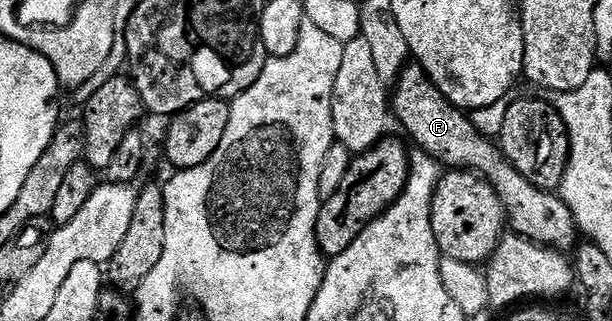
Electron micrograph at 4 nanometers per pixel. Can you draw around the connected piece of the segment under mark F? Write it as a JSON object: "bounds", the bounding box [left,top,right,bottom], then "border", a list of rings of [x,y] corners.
{"bounds":[390,64,581,252],"border":[[[409,64],[405,67],[394,83],[390,103],[394,121],[403,125],[404,132],[419,145],[416,147],[422,153],[428,154],[444,167],[470,170],[491,183],[514,233],[539,246],[550,246],[552,250],[571,252],[576,249],[581,231],[573,212],[563,203],[562,197],[550,190],[537,188],[524,174],[517,172],[502,149],[488,135],[480,132],[474,121],[436,88],[422,66]]]}

